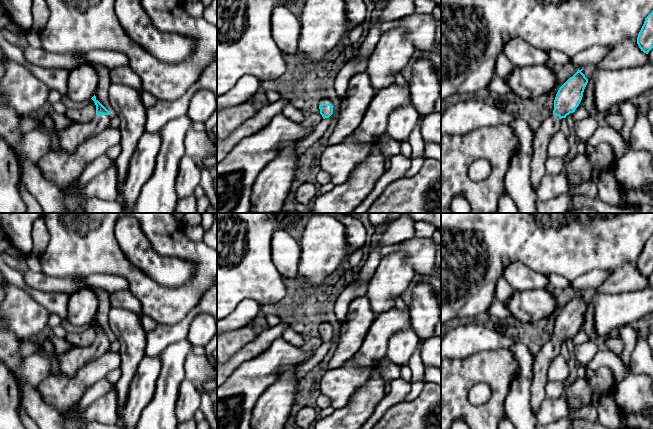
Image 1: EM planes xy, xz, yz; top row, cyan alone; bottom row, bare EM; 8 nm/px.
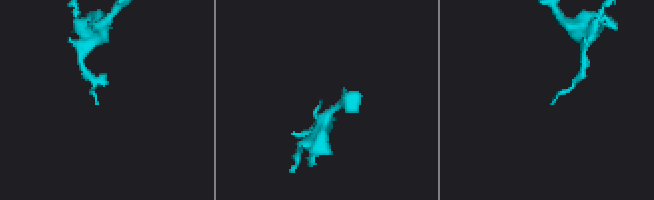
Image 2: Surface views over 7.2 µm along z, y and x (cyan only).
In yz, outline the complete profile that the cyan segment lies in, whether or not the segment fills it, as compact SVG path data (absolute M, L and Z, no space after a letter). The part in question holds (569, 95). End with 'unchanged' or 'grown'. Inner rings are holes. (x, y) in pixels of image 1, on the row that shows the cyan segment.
M578 70L558 90L554 100L553 114L535 129L533 159L531 161L532 188L537 192L539 183L546 173L547 147L550 137L560 130L560 119L575 112L579 106L588 79Z; grown

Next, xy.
M95 95L91 99L96 105L96 115L91 121L84 123L74 121L66 129L57 131L52 119L46 115L42 118L41 129L51 135L55 134L59 139L60 148L72 153L79 145L109 126L111 118L110 111L96 99Z; grown

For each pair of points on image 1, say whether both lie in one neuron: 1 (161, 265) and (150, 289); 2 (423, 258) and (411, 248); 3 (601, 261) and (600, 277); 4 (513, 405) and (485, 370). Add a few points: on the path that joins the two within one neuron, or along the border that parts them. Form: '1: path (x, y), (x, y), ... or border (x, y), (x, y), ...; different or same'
1: border (136, 266), (159, 284), (167, 287), (177, 287); different
2: path (420, 255), (414, 249); same
3: border (609, 273), (603, 270), (590, 270), (579, 276); different
4: border (517, 376), (510, 383), (504, 403), (505, 414); different

